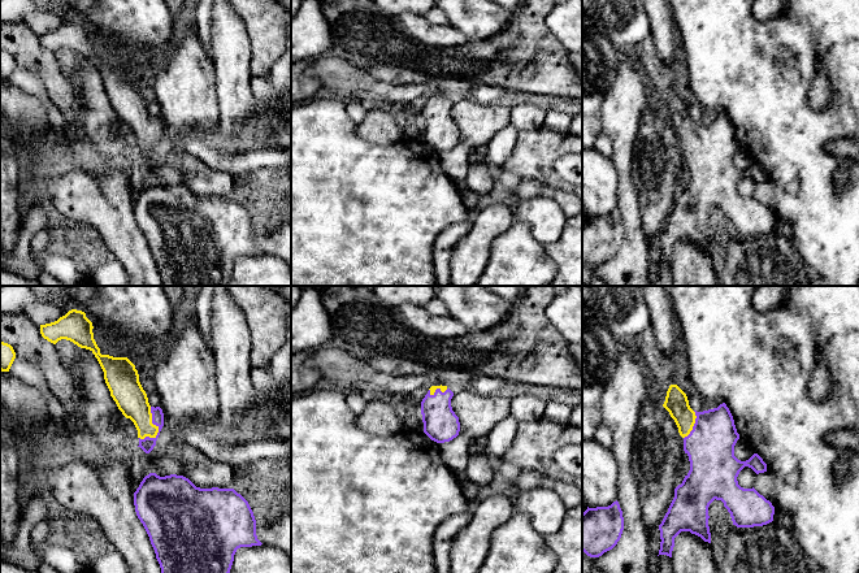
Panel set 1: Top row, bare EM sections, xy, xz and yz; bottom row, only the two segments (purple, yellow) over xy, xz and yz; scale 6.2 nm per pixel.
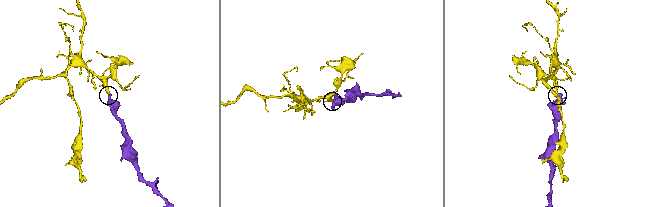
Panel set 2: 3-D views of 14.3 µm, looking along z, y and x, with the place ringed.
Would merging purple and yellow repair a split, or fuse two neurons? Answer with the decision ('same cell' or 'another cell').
same cell

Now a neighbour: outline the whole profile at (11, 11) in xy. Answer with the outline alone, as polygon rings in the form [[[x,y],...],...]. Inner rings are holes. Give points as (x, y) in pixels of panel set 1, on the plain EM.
[[[0,0],[0,21],[25,22],[39,35],[57,30],[69,19],[69,13],[39,9],[32,0]]]

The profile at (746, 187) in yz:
[[[745,175],[737,186],[738,194],[743,197],[752,197],[755,188],[756,182],[749,175]]]

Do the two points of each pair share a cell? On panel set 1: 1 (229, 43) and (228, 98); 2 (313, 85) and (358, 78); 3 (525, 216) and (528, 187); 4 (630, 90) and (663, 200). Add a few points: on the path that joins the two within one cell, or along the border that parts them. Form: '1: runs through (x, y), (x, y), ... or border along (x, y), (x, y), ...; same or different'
1: runs through (229, 56), (229, 85); same
2: border along (313, 60), (307, 72), (320, 79), (322, 90); different
3: border along (521, 198), (549, 196), (556, 203); different
4: border along (647, 105), (641, 116), (633, 152); different

